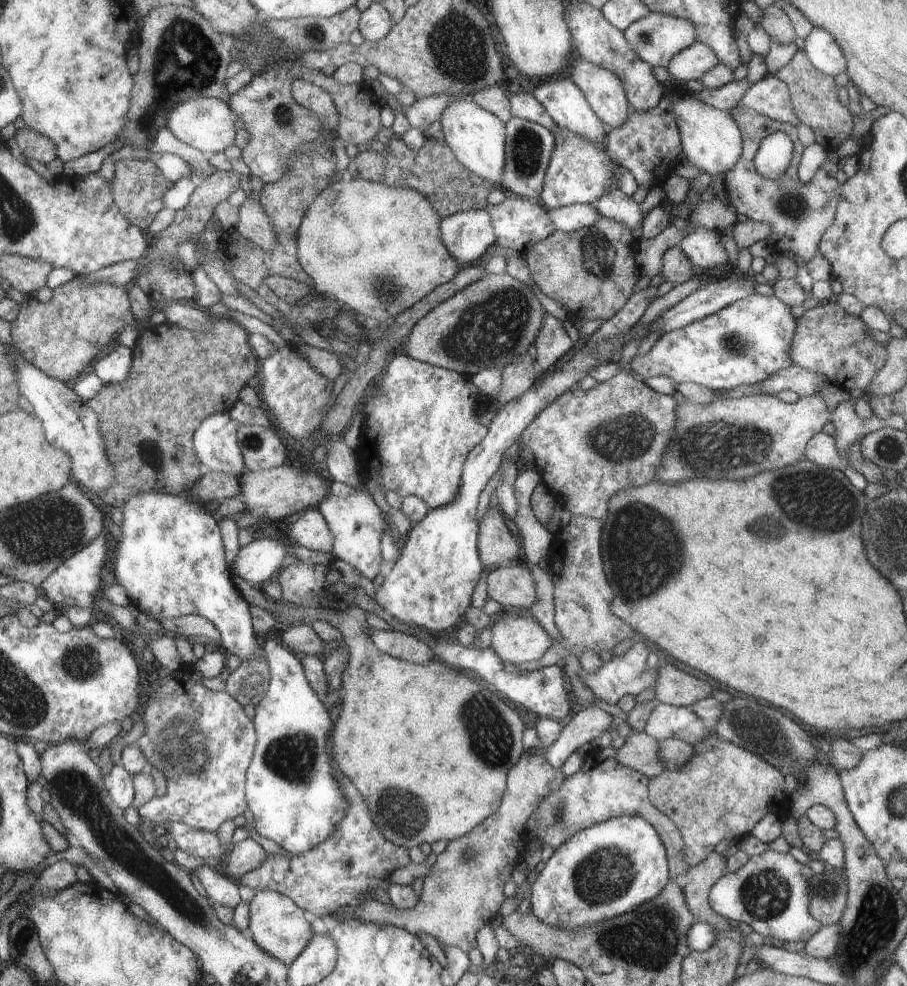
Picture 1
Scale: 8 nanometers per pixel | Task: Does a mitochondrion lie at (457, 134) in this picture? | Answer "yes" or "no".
no

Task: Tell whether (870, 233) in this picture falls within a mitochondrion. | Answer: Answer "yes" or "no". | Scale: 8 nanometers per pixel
no

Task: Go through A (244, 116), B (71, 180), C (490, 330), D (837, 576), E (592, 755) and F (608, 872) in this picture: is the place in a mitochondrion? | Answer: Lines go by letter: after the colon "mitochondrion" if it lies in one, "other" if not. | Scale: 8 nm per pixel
A: other
B: other
C: mitochondrion
D: other
E: other
F: mitochondrion

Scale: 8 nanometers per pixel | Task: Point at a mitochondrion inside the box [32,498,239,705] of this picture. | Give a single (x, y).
(81, 663)

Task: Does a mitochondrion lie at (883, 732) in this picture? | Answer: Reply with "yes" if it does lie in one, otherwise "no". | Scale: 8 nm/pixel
no

